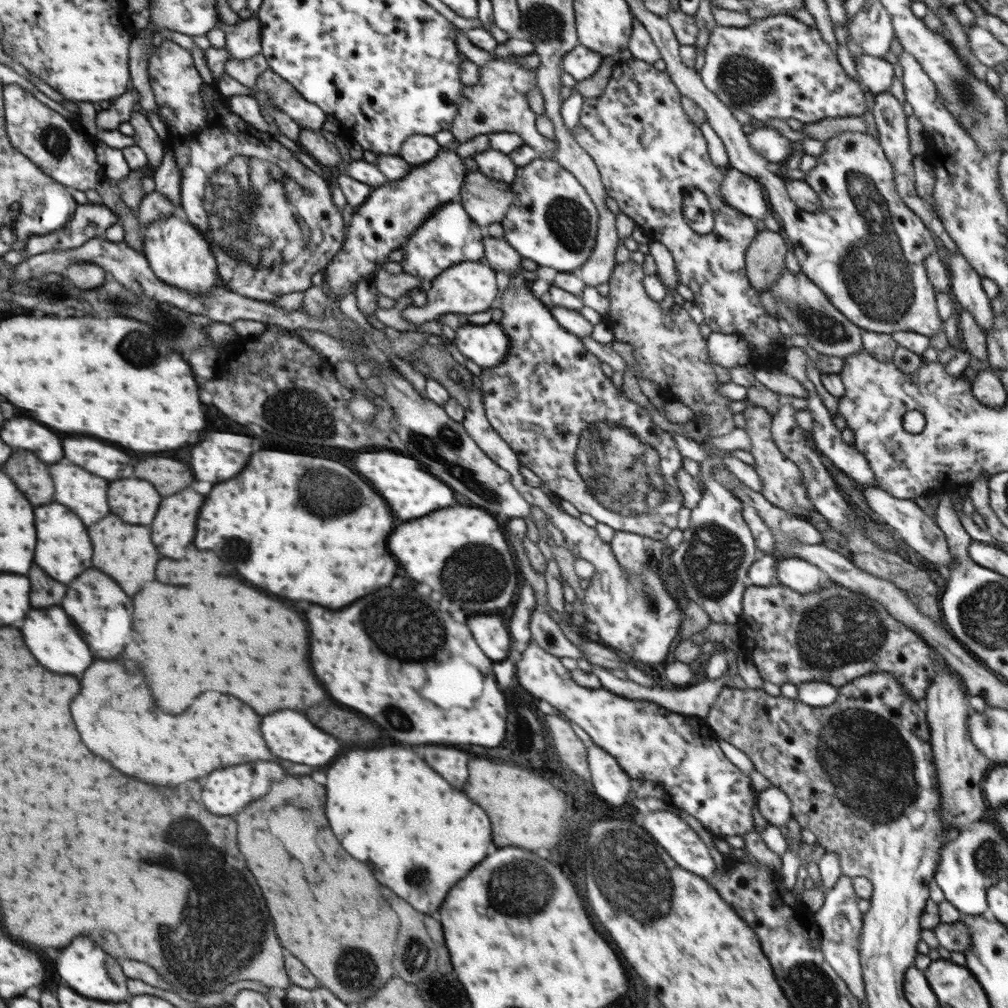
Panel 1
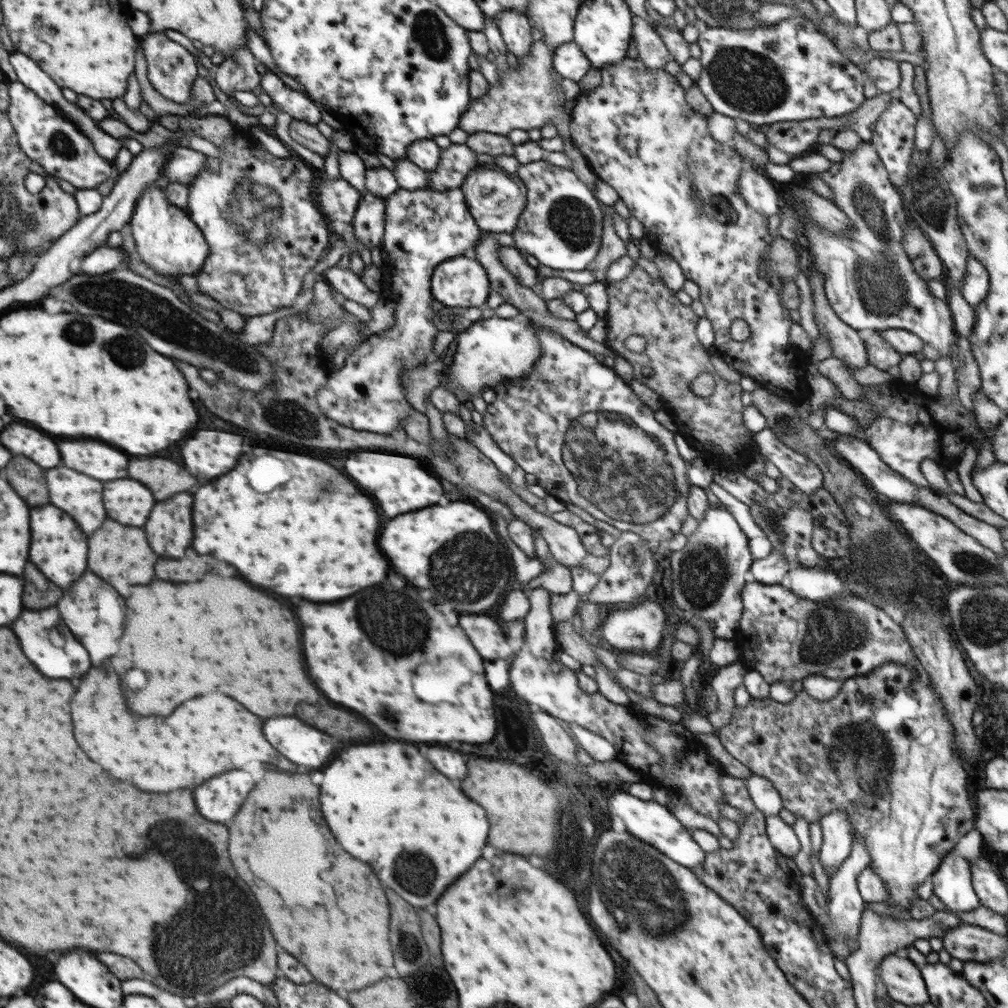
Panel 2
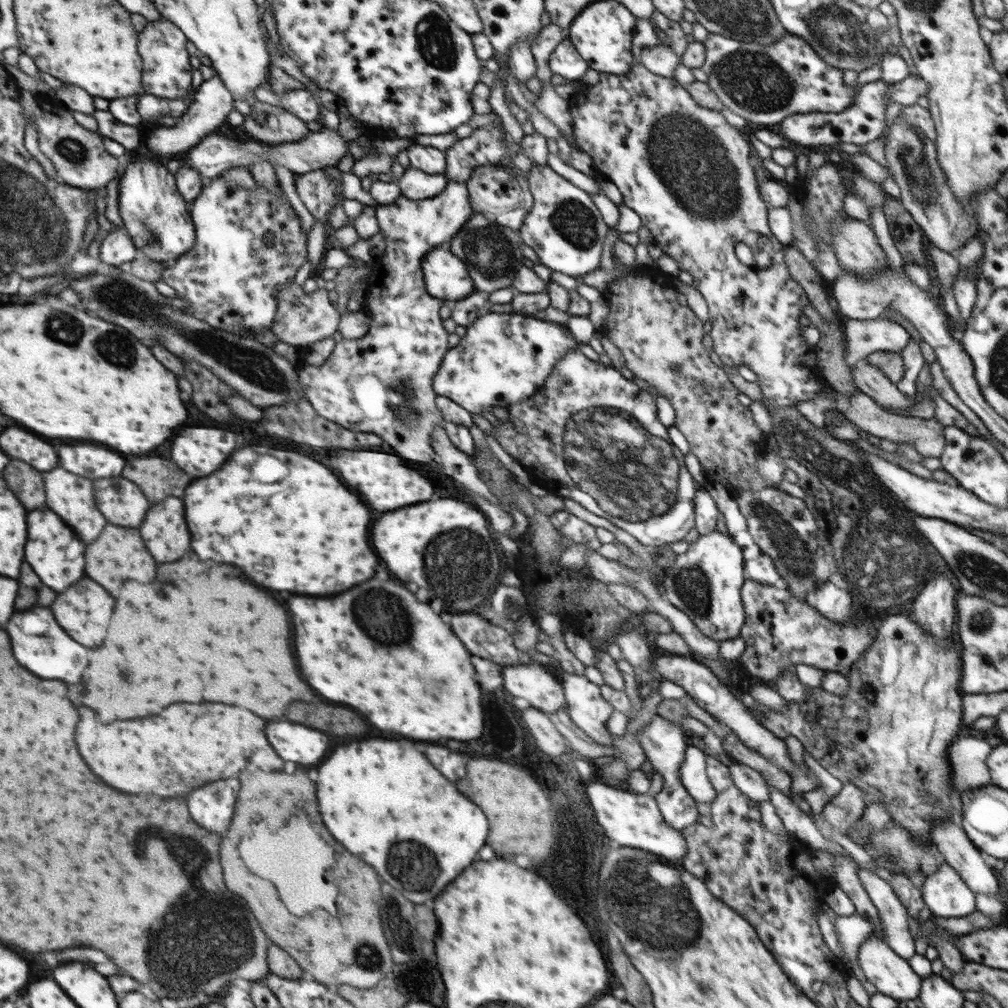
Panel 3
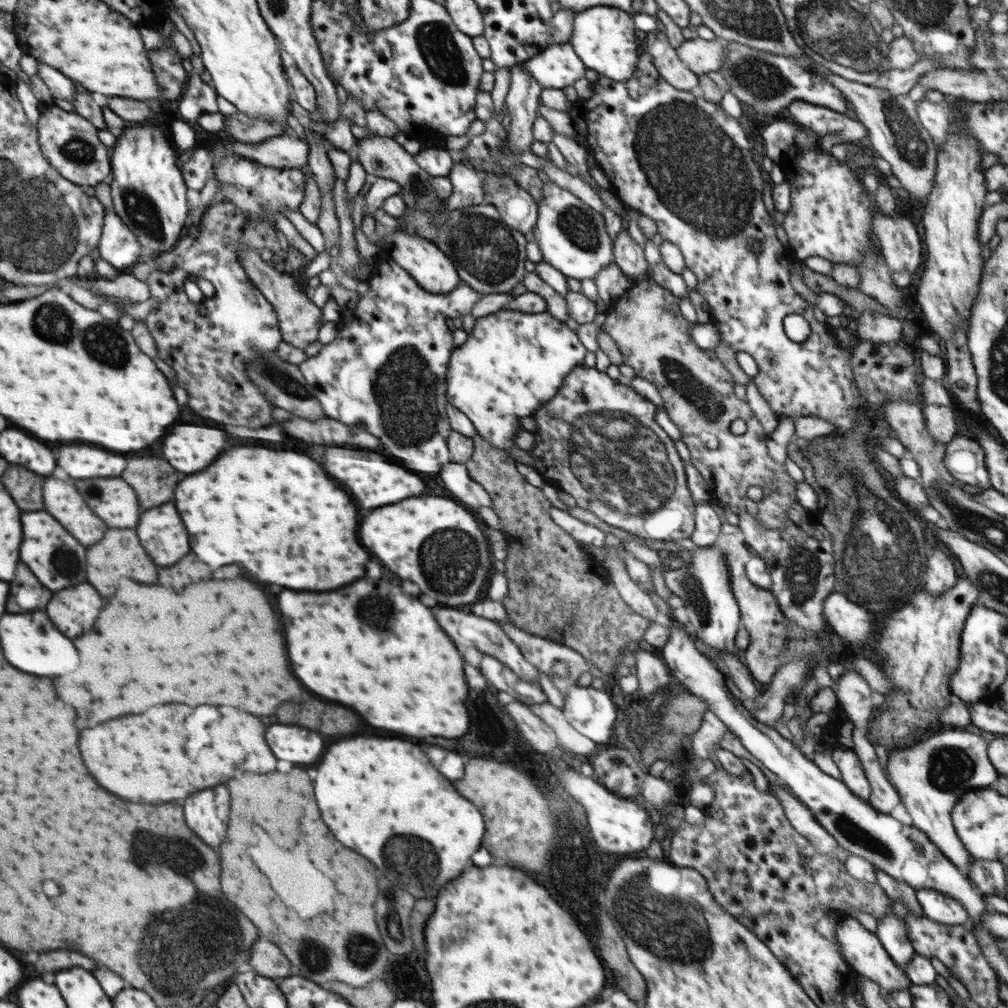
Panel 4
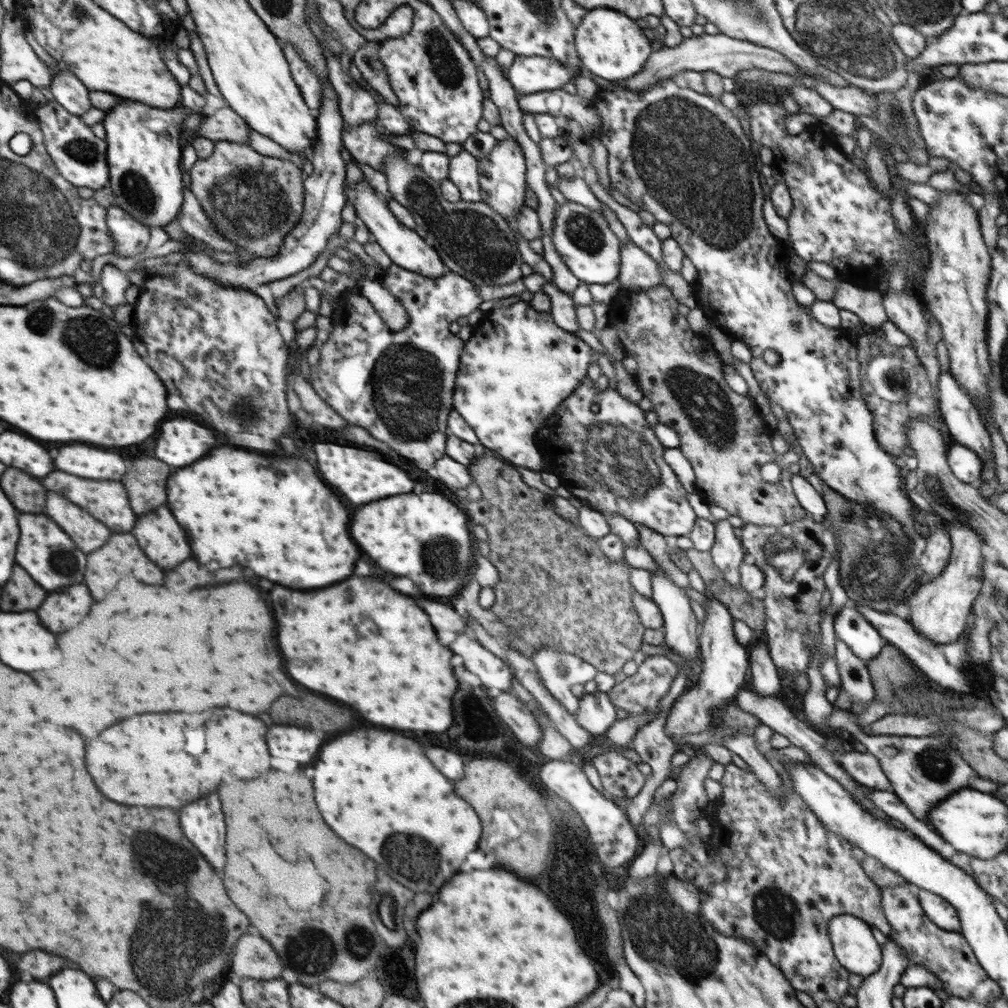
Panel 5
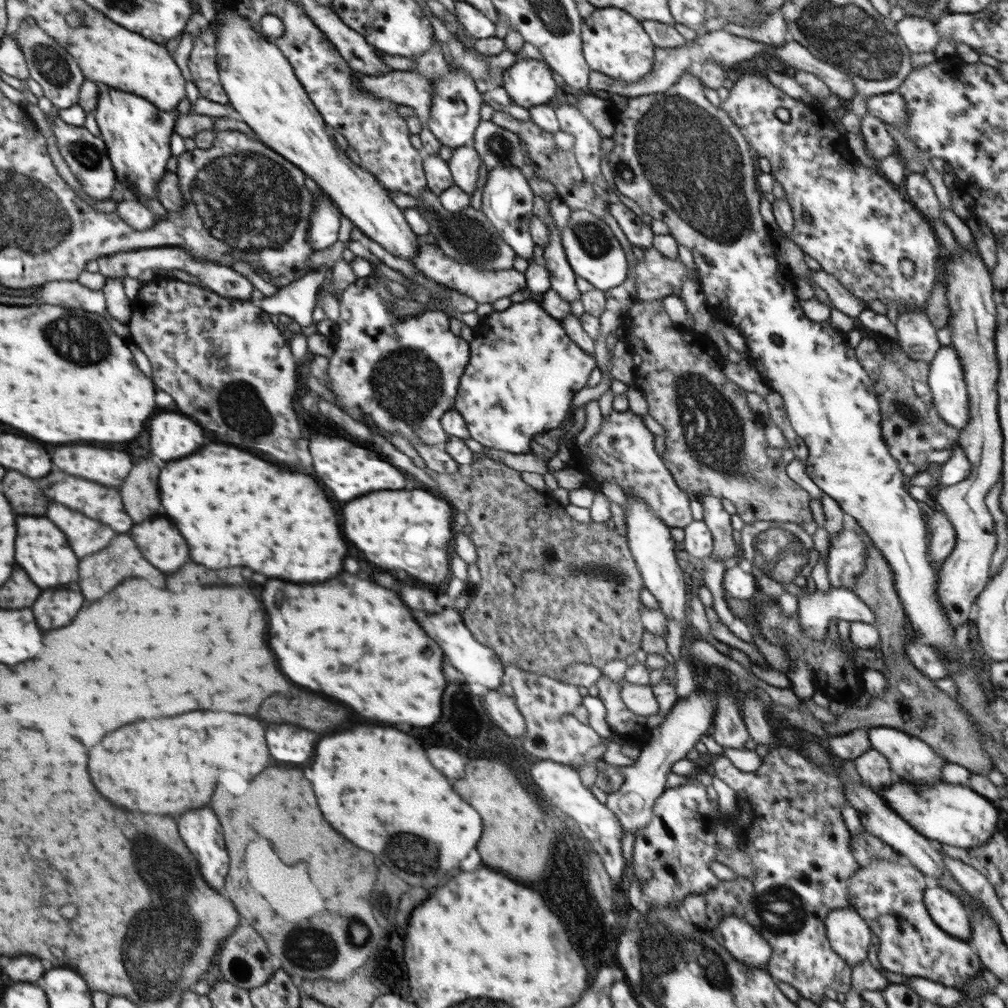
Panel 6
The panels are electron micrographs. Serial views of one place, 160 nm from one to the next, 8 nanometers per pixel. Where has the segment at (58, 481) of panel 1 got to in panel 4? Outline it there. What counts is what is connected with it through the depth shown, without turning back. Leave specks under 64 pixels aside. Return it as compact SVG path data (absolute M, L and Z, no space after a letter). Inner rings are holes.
M50 476L44 480L44 508L48 514L54 514L74 538L84 546L96 544L108 526L100 520L84 502L72 480L60 480Z

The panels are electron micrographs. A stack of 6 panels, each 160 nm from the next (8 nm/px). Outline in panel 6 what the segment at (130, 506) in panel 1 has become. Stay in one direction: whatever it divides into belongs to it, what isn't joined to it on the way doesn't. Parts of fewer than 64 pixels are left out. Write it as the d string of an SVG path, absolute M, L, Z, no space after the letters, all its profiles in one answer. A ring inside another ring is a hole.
M54 472L54 474L50 474L50 478L42 478L38 484L40 484L40 490L44 492L44 496L48 496L50 500L70 506L72 510L78 510L82 514L90 514L90 518L98 518L100 522L106 522L116 532L128 532L132 528L132 520L126 514L116 488L106 488L106 486L100 486L90 480L70 476L66 472Z

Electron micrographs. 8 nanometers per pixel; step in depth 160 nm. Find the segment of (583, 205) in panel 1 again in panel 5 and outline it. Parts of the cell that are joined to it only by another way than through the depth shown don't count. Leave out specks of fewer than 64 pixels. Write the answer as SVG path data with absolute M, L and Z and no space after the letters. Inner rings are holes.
M571 201L558 205L551 239L563 263L572 272L572 275L581 282L588 285L610 284L610 282L618 280L621 242L616 234L610 230L602 213Z

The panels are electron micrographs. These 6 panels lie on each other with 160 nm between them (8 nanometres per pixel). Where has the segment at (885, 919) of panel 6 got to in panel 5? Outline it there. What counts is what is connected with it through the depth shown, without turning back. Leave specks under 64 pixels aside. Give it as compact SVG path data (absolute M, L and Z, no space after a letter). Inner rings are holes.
M905 881L900 886L881 887L880 897L882 914L886 915L892 928L887 936L890 936L890 938L899 944L899 948L903 950L909 960L909 966L922 965L926 967L930 973L939 978L939 981L943 984L942 988L950 995L964 999L973 998L980 1004L991 1004L995 998L1003 996L999 984L995 980L992 980L982 966L980 966L965 936L961 932L945 931L938 928L938 926L925 915L916 891L917 888L914 884Z

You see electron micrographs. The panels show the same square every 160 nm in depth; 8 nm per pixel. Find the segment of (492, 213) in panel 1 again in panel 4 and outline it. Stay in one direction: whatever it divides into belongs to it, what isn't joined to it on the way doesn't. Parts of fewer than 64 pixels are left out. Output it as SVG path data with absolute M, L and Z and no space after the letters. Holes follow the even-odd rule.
M484 176L484 193L486 203L496 207L502 221L511 228L519 230L523 235L529 237L530 232L537 224L538 208L534 198L521 186L511 182L511 177L496 178L496 176Z

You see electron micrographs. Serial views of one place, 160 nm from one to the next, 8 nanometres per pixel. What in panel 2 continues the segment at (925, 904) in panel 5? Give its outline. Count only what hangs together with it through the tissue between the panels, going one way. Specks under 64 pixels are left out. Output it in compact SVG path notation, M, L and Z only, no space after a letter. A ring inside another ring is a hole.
M948 853L931 877L934 894L945 905L946 911L972 912L981 906L972 884L970 859Z

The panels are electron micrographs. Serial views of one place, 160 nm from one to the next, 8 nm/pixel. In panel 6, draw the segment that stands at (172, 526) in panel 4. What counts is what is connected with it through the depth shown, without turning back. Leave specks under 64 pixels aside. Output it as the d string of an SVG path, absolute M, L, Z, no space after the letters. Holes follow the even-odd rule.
M146 520L134 524L132 538L142 556L162 572L172 572L190 560L186 540L170 520Z

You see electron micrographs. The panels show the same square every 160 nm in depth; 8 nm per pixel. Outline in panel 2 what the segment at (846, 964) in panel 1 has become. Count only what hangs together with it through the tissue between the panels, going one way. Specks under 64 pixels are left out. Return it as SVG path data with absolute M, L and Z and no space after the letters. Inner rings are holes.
M854 836L851 853L849 857L839 866L836 873L829 878L827 903L823 922L829 920L828 924L823 924L823 929L831 938L830 952L836 960L847 960L854 954L859 946L859 930L861 927L862 910L865 901L861 898L857 887L857 876L868 866L870 866L870 855L865 847L865 842L861 836ZM845 936L845 937L837 937Z

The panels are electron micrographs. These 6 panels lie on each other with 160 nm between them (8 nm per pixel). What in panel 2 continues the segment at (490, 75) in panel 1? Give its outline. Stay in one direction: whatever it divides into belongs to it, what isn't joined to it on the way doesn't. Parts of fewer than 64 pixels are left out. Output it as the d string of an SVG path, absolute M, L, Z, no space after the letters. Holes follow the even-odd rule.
M543 41L532 43L530 52L524 58L518 59L518 66L508 67L499 71L500 84L492 85L481 97L472 99L468 108L460 117L458 128L468 134L475 132L491 132L492 134L507 135L512 130L532 130L542 128L548 120L557 127L558 135L570 138L569 124L571 117L565 113L564 104L557 104L557 88L560 83L551 77L553 68L553 51Z

